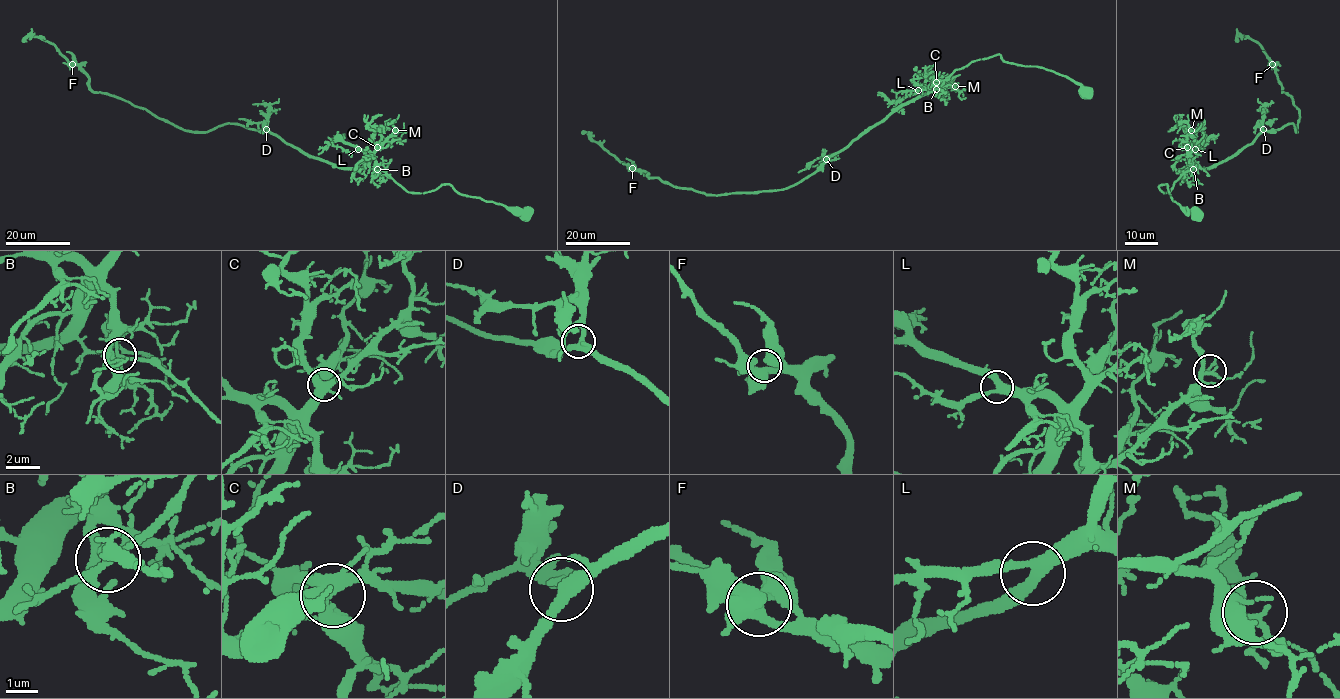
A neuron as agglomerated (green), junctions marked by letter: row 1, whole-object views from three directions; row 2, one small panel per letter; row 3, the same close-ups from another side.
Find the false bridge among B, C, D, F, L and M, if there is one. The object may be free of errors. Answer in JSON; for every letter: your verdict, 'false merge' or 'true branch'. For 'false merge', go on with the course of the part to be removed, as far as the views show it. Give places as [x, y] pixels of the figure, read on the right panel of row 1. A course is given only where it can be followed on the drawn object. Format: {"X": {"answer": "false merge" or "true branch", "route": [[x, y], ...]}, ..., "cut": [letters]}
{"B": {"answer": "true branch"}, "C": {"answer": "true branch"}, "D": {"answer": "true branch"}, "F": {"answer": "true branch"}, "L": {"answer": "true branch"}, "M": {"answer": "true branch"}, "cut": []}

